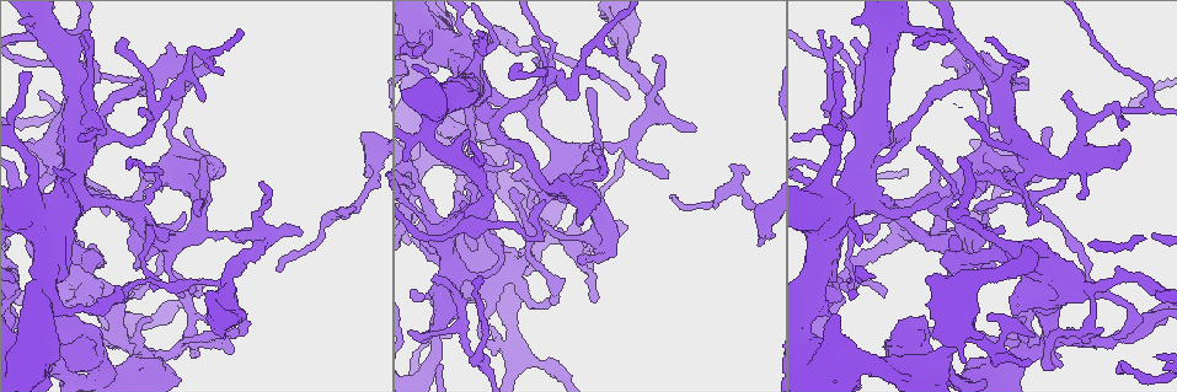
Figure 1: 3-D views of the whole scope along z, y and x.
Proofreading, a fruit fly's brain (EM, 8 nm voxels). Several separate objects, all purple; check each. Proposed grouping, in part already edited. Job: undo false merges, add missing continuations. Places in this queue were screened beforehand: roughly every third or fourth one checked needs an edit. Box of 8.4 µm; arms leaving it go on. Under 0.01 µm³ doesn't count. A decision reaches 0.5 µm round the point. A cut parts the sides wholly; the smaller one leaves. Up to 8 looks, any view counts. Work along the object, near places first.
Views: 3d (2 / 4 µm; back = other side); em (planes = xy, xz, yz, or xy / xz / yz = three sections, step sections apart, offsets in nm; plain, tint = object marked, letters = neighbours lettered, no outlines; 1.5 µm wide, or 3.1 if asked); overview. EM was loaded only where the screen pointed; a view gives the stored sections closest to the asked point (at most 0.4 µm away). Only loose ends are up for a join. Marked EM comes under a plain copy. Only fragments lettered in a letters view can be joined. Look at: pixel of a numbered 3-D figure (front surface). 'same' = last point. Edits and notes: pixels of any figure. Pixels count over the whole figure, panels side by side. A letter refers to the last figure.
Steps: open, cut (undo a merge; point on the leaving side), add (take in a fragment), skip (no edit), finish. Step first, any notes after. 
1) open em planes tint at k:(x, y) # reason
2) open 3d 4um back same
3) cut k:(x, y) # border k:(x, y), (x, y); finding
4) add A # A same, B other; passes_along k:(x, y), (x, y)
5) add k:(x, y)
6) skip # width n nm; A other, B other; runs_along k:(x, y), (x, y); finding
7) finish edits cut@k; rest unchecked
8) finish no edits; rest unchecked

open 3d 4um at 1:(120, 291) # sudden change in width

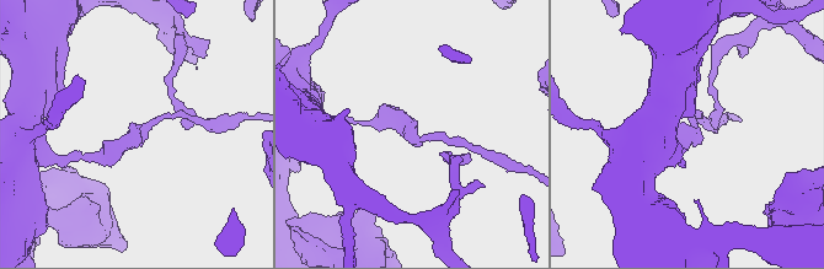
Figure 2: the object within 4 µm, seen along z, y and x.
open em planes letters at 2:(692, 132)

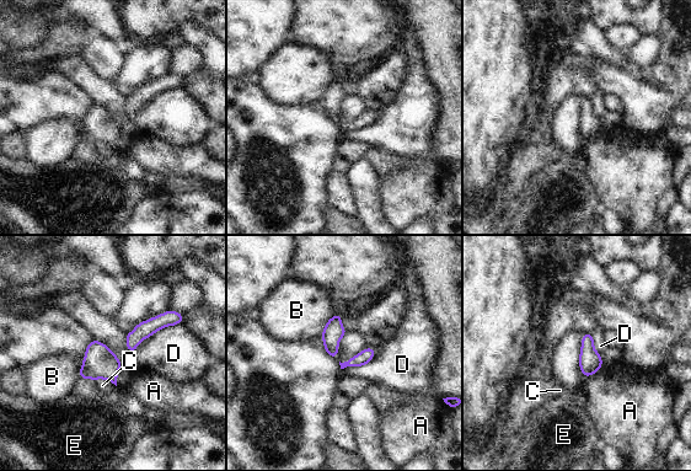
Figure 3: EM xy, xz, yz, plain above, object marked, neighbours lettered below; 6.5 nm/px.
skip # width 120 nm; A other, B other, C other, D other, E other; one neuron here

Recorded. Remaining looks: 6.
open 3d 2um at 1:(32, 75) # free end

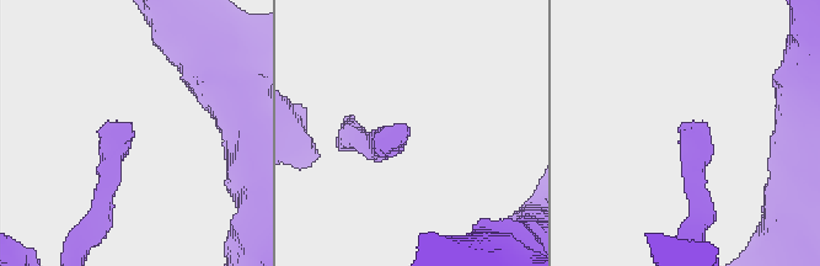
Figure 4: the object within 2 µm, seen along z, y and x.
open em yz step 4 tint at 4:(686, 133)

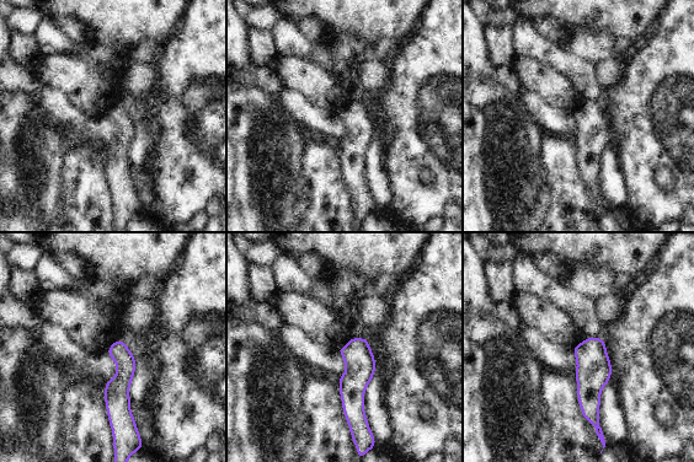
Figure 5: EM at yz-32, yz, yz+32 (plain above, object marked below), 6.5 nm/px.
open em planes letters same

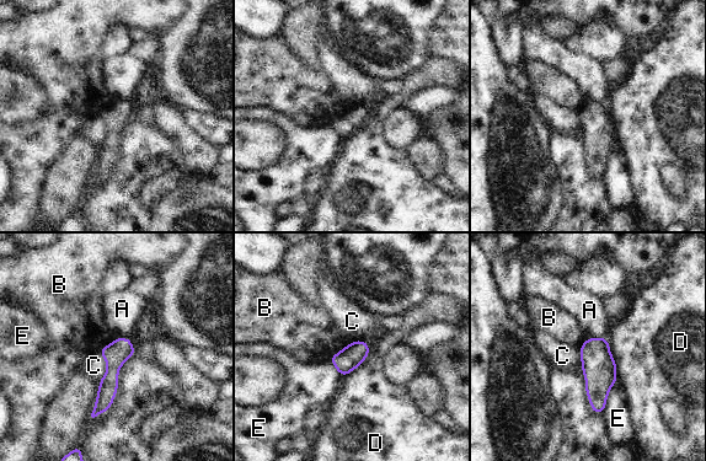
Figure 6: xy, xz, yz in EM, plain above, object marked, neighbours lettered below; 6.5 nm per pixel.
skip # A other, B other, C other, D other, E other; border 6:(99, 353), (106, 363), (100, 381); no lettered fragment goes on from it

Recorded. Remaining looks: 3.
open 3d 2um at 1:(473, 273) # calibre changes

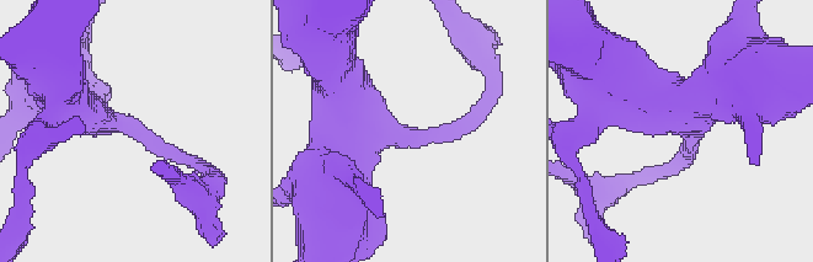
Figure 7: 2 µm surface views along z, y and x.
open em xy step 8 tint at 7:(690, 131) # need the tissue

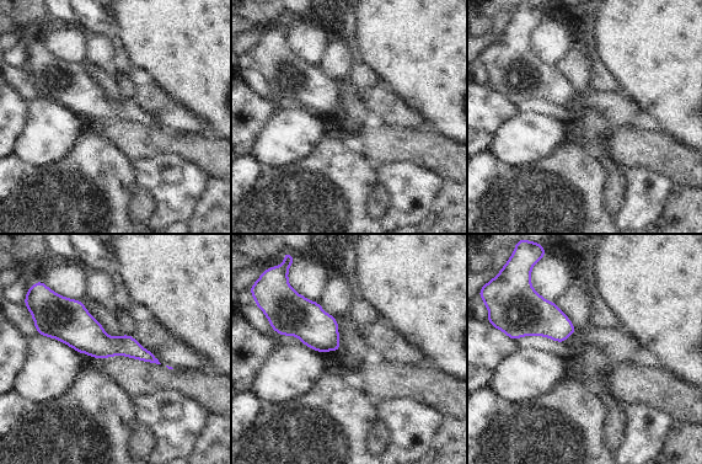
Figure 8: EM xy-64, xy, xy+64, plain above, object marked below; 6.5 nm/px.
open em planes letters same # another direction

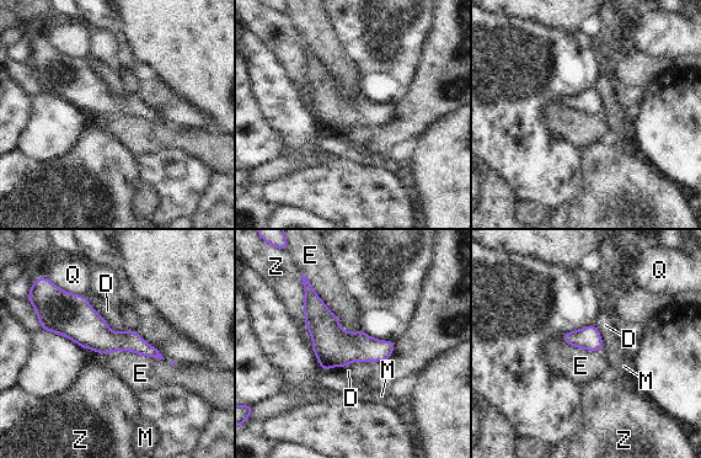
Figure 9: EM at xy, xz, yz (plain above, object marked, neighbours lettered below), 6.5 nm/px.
skip # longest_contact E 500 nm; D other, E other, M other, Q other, Z other; continuous, no second neuron

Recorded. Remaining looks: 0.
finish no edits; rest unchecked

